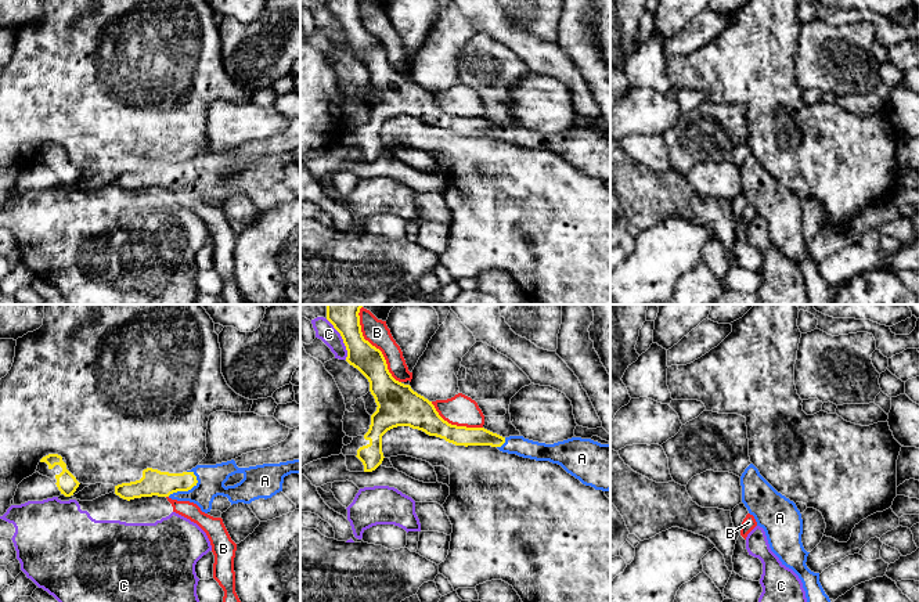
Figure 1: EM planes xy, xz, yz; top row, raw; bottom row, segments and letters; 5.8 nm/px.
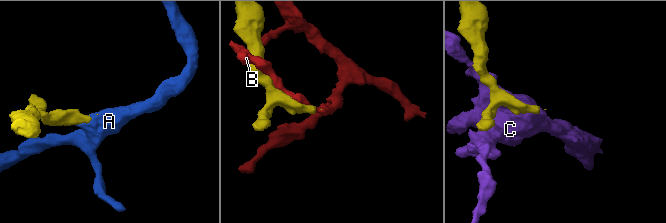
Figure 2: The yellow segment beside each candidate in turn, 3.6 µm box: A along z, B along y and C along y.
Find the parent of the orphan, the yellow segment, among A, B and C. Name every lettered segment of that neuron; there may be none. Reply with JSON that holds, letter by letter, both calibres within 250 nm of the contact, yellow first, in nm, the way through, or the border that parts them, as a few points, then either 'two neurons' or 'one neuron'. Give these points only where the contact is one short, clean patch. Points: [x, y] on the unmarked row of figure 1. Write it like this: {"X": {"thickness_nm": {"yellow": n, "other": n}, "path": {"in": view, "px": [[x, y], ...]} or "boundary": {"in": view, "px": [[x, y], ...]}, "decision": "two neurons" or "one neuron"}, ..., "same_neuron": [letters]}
{"A": {"thickness_nm": {"yellow": 150, "other": 160}, "path": {"in": "xy", "px": [[154, 172], [187, 180], [211, 169]]}, "decision": "one neuron"}, "B": {"thickness_nm": {"yellow": 170, "other": 150}, "decision": "two neurons"}, "C": {"thickness_nm": {"yellow": 170, "other": 110}, "decision": "two neurons"}, "same_neuron": ["A"]}

